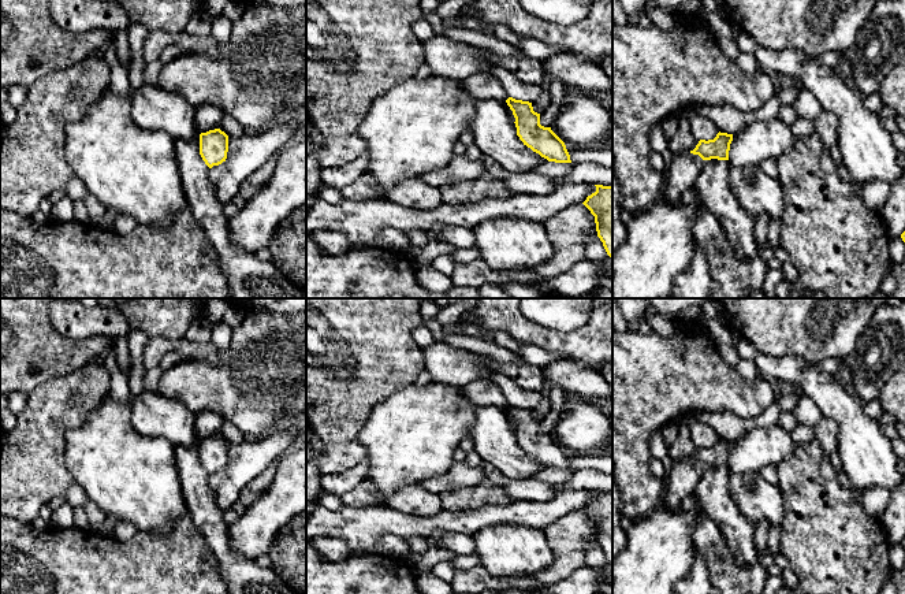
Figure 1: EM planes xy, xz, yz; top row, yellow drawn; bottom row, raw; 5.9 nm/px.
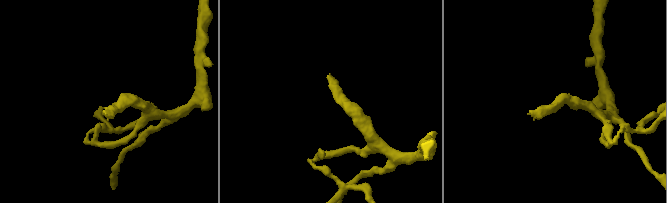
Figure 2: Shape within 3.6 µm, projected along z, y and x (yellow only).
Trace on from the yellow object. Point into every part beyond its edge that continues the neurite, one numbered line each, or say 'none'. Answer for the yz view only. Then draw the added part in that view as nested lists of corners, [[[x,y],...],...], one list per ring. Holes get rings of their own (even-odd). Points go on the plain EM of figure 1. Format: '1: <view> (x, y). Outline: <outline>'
1: yz (684, 476). Outline: [[[690,459],[674,460],[664,479],[662,505],[668,511],[681,511],[682,500],[696,494],[704,467]]]

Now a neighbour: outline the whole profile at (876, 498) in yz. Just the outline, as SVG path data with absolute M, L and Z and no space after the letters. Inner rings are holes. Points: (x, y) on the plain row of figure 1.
M869 487L863 490L863 500L868 515L880 520L890 502L890 493L884 487Z

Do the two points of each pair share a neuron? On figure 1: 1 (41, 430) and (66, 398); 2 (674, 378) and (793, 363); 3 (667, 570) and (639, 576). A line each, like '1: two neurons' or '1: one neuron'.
1: one neuron
2: two neurons
3: one neuron

